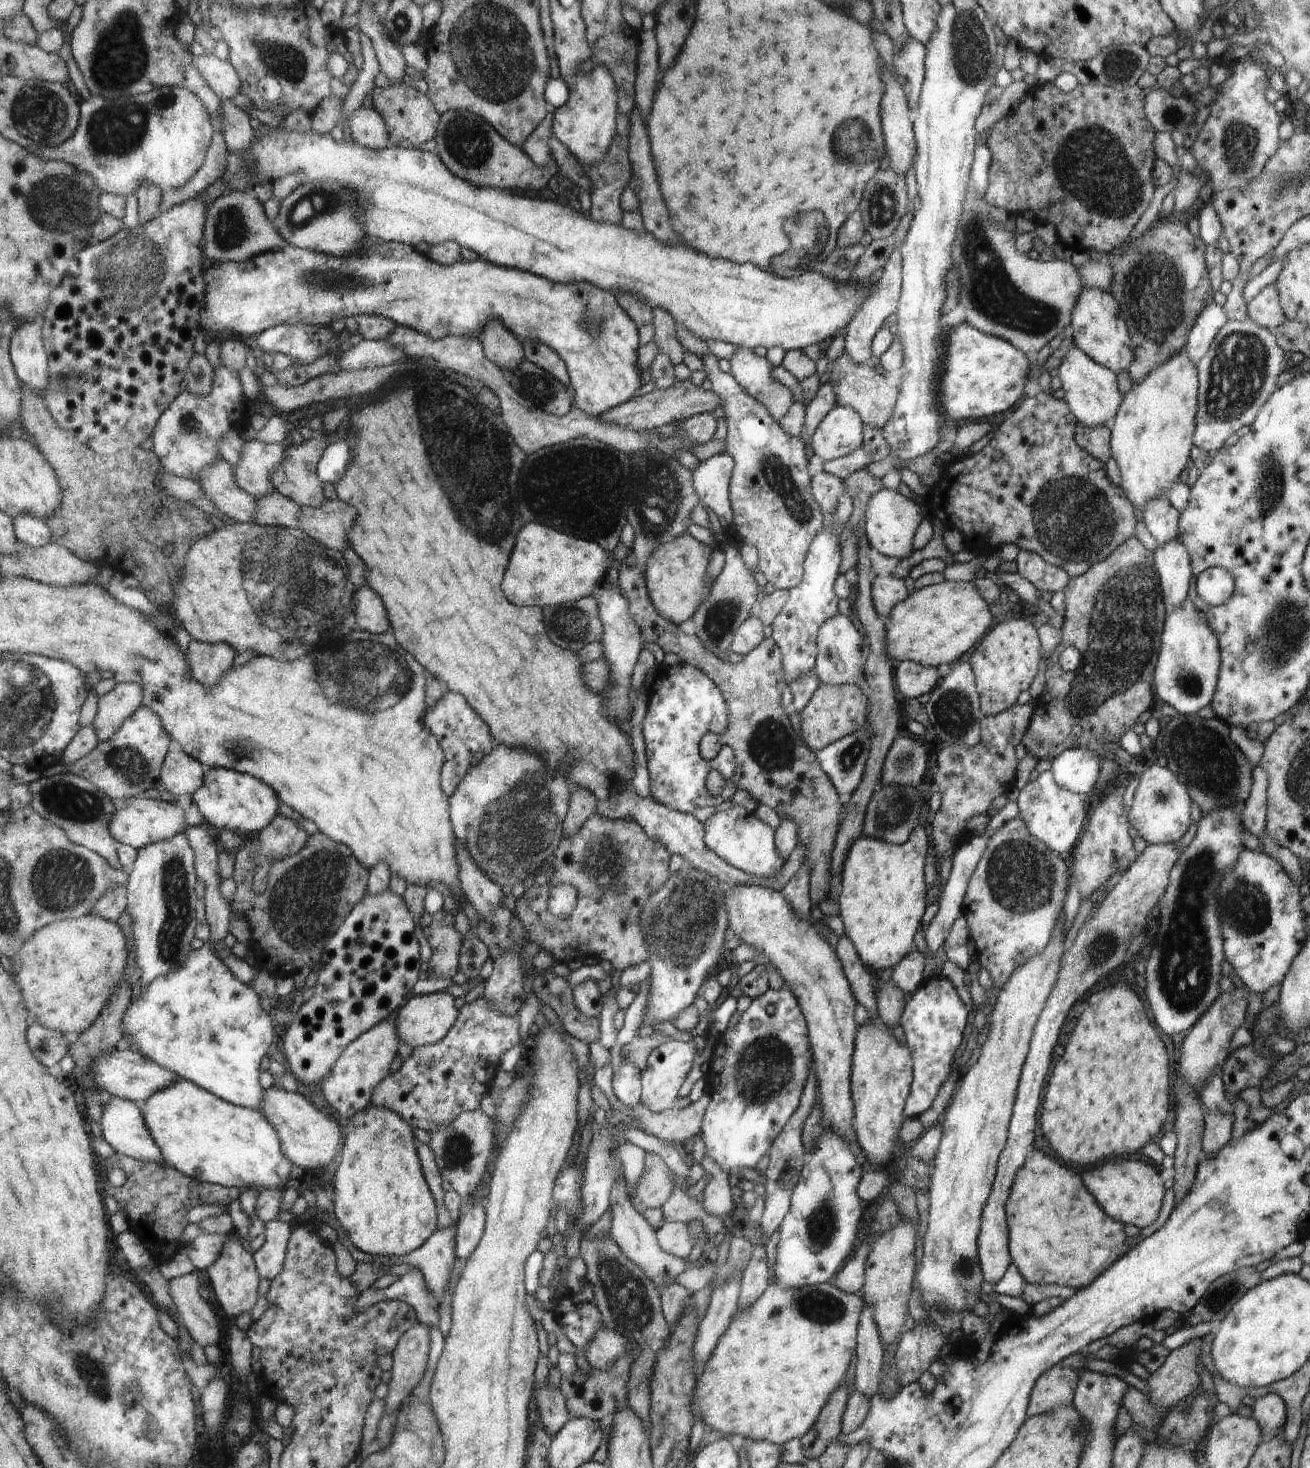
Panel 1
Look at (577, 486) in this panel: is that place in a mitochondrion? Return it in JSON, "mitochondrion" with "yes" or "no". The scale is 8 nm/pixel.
{"mitochondrion":"yes"}

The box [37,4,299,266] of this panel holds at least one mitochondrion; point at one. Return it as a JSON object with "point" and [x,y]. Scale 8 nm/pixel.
{"point":[122,54]}

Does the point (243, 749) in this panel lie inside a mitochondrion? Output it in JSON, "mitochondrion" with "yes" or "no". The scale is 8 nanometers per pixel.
{"mitochondrion":"yes"}

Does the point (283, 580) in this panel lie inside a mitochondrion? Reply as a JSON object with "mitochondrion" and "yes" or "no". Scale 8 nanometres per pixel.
{"mitochondrion":"yes"}

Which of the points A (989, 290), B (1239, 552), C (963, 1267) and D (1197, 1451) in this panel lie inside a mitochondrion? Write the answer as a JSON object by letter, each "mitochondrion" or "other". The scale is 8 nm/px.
{"A":"mitochondrion","B":"other","C":"mitochondrion","D":"other"}

